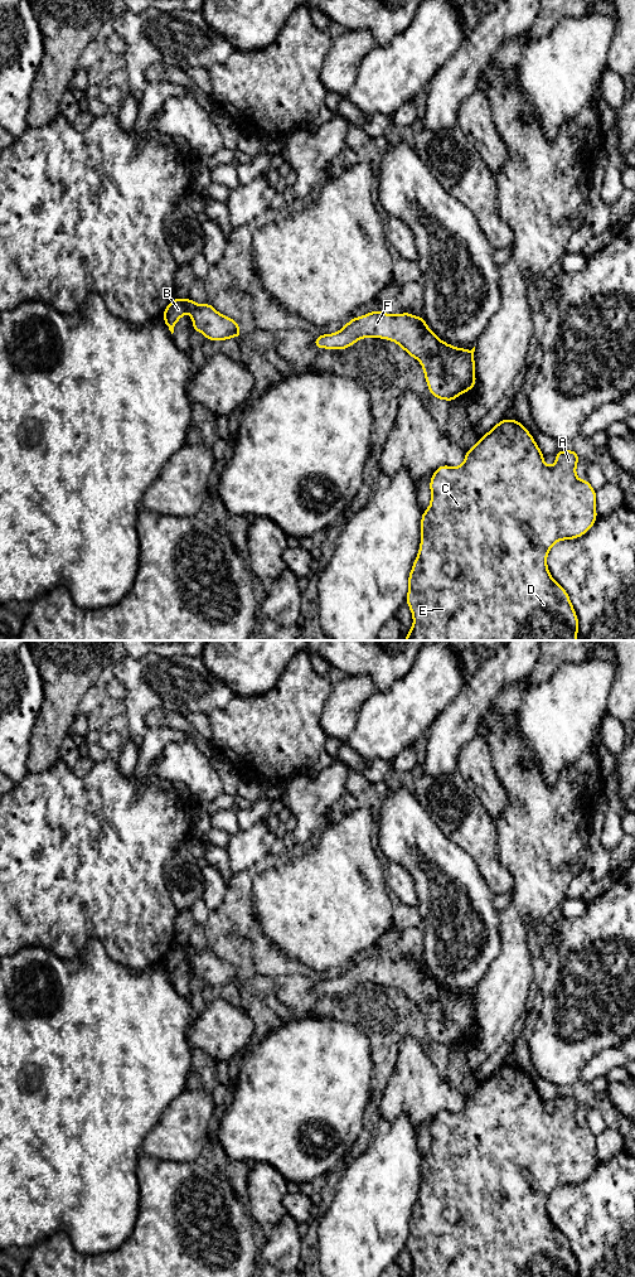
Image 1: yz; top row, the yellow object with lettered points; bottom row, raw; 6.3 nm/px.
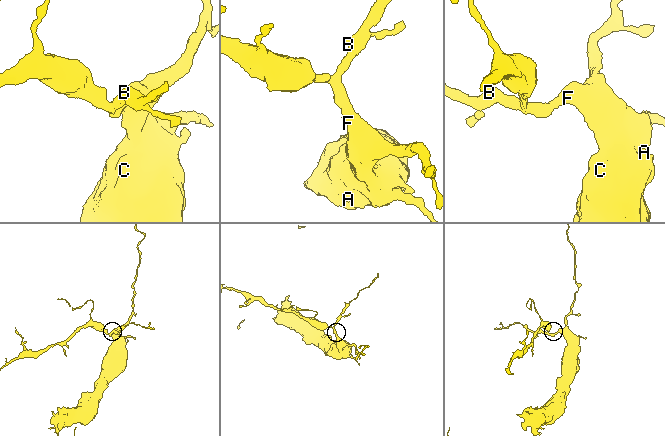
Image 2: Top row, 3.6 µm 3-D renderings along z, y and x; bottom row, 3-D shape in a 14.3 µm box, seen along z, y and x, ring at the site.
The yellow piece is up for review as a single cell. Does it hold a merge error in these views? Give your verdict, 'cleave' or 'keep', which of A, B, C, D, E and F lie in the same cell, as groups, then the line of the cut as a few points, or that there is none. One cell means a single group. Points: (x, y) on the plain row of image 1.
keep | A B C D E F | no cut

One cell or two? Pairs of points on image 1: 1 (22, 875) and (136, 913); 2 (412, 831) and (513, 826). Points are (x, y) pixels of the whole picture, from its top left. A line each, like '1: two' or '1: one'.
1: one
2: two

